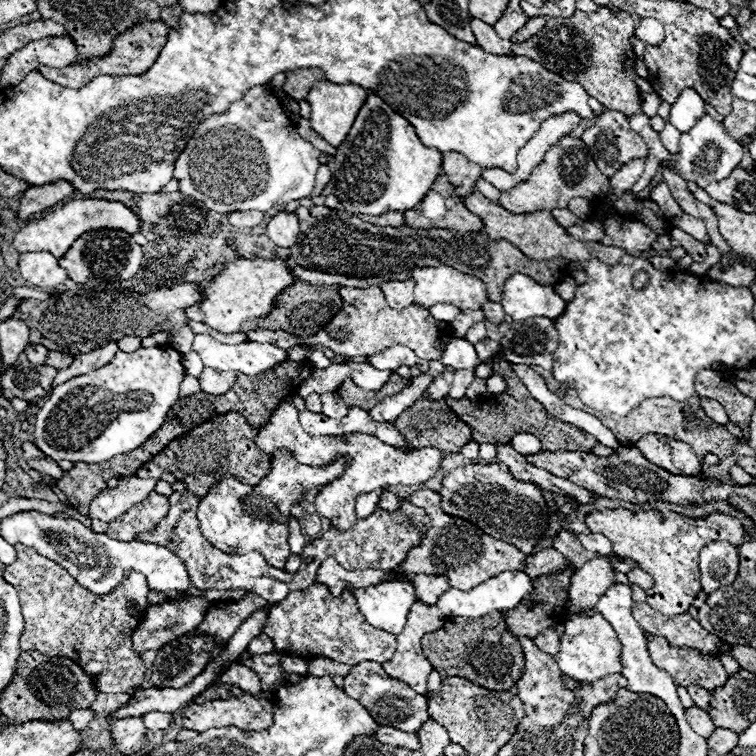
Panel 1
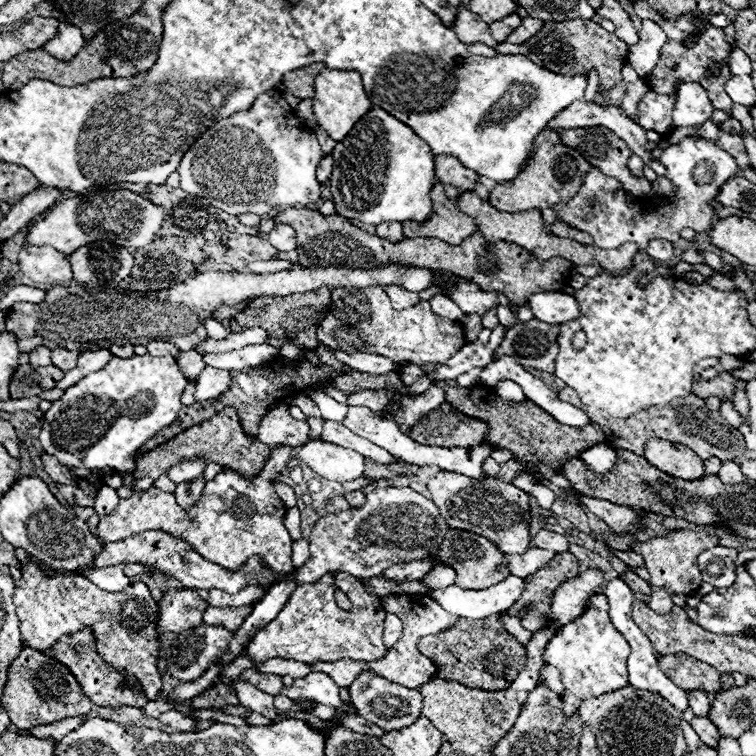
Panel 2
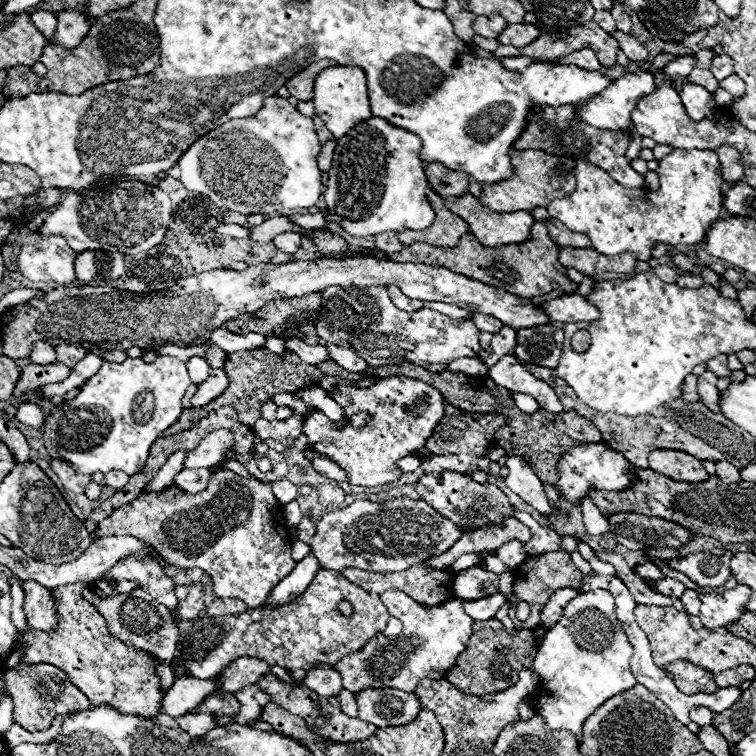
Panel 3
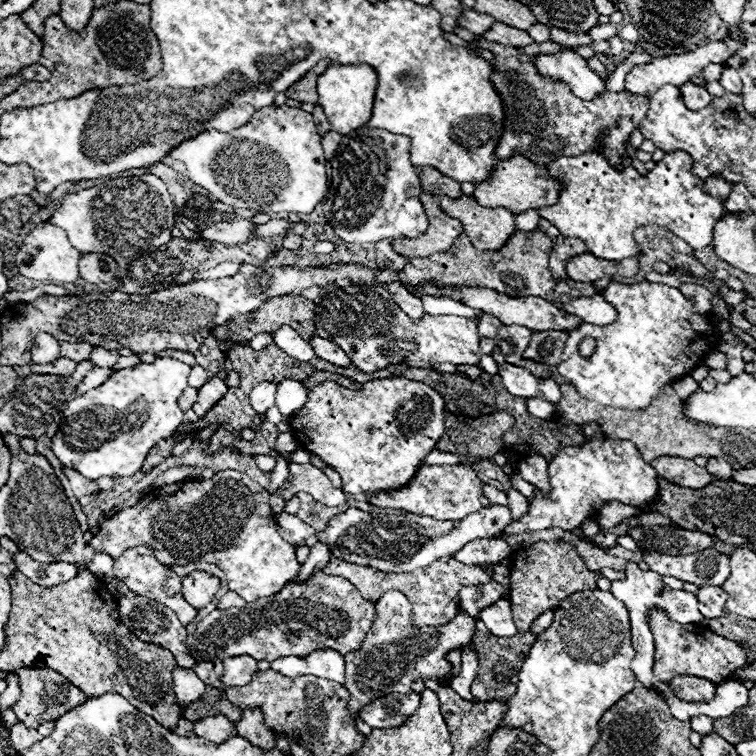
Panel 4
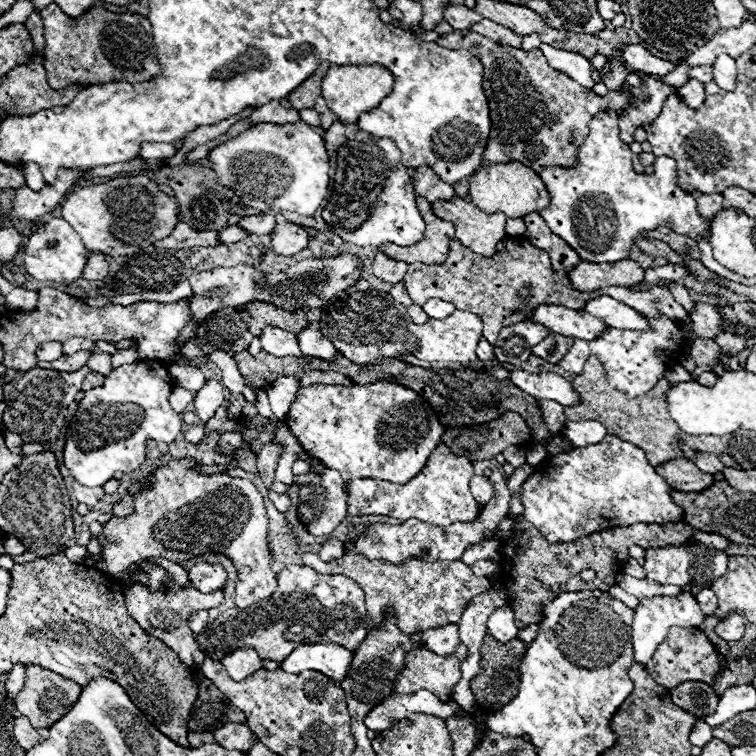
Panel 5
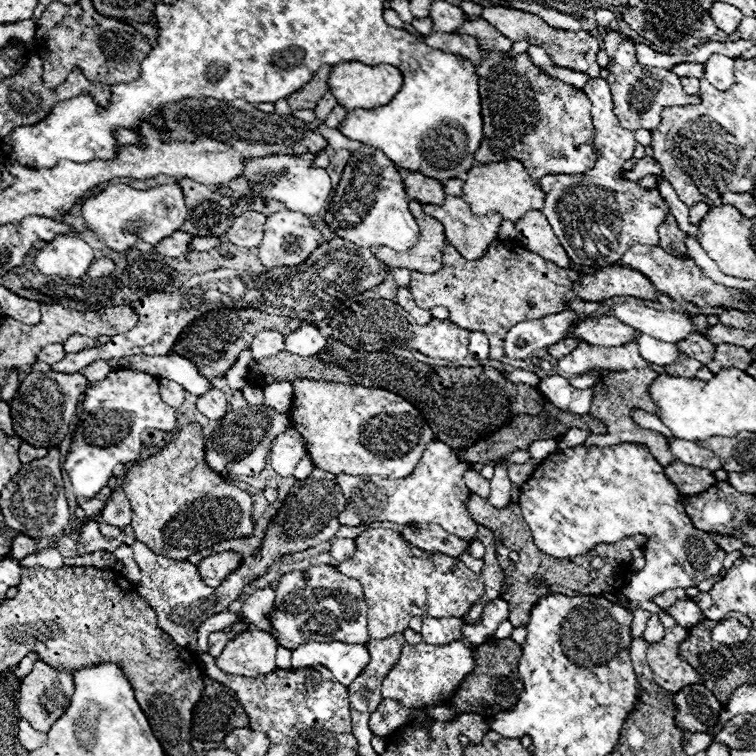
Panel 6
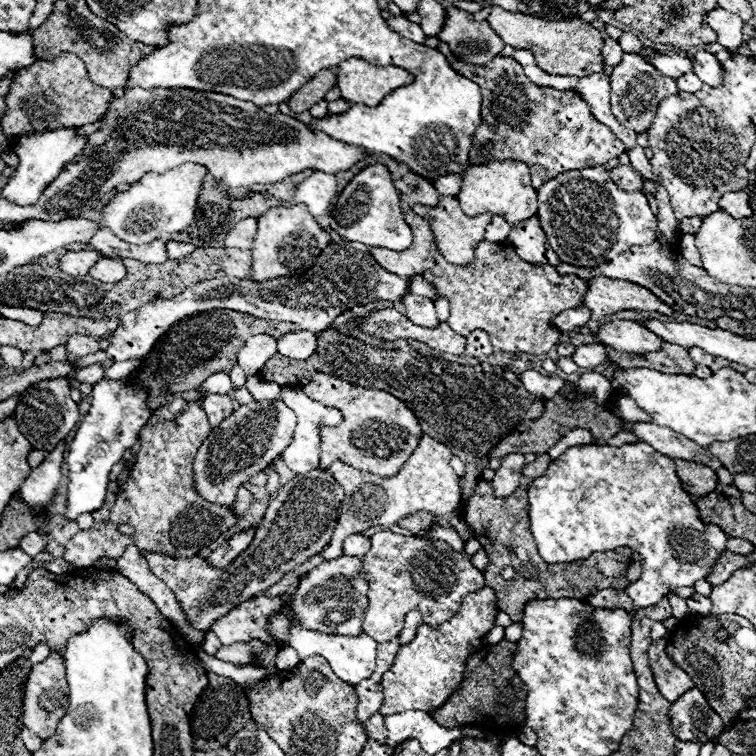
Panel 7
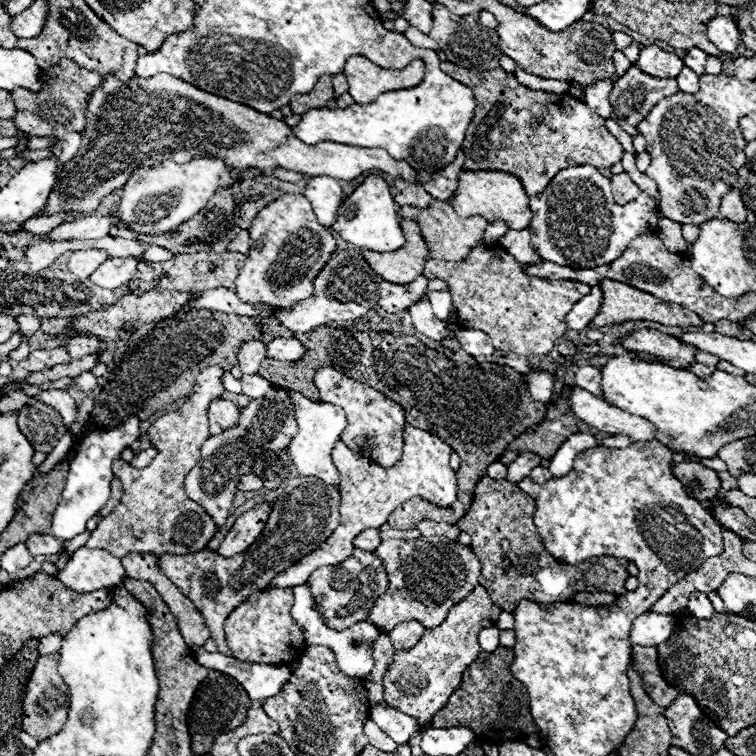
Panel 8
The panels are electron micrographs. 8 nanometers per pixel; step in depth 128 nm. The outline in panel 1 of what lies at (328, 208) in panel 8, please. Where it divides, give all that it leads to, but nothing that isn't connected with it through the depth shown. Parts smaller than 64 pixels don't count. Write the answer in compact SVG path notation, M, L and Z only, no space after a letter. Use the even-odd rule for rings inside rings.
M256 86L248 92L248 96L236 104L230 104L228 112L220 116L208 116L200 122L176 160L174 178L180 182L182 194L198 198L212 212L270 212L286 206L292 200L302 200L312 194L314 178L320 166L318 156L320 150L298 134L294 122L284 114L282 102L276 98L276 94L268 86Z

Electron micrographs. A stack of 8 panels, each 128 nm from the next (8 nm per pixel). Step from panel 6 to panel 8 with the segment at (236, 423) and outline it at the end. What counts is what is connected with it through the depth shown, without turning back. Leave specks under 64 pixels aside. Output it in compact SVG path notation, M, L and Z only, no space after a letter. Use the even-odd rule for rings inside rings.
M274 386L272 392L268 392L268 396L252 400L246 408L242 408L240 424L236 428L226 430L218 436L210 436L202 444L200 460L186 476L186 494L212 516L218 528L222 528L226 524L226 518L230 516L230 506L238 492L236 484L240 476L250 474L256 456L260 456L264 450L288 448L296 432L298 432L298 422L294 406L288 398L288 390Z

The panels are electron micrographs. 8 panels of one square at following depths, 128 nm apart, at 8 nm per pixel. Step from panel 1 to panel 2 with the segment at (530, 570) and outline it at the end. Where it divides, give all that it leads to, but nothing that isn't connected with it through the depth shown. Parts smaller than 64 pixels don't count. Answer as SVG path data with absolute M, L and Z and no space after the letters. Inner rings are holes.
M530 548L528 552L518 554L518 556L510 556L510 554L504 556L504 562L508 564L510 574L520 576L520 578L526 578L526 576L530 576L532 572L544 568L552 558L554 558L554 552L550 552L550 550Z

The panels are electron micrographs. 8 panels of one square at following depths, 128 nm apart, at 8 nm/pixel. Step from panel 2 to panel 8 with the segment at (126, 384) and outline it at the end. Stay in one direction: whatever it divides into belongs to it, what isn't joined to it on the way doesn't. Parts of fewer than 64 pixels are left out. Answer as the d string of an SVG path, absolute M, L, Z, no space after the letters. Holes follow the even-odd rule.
M130 416L120 428L114 428L110 432L108 430L90 430L82 438L82 442L76 450L76 456L70 460L70 470L66 476L62 498L52 516L52 536L62 538L62 540L72 540L74 536L86 532L88 518L98 514L98 510L110 498L110 482L114 478L112 462L116 458L120 458L120 452L124 446L138 440L138 428L140 428L140 420L136 416Z

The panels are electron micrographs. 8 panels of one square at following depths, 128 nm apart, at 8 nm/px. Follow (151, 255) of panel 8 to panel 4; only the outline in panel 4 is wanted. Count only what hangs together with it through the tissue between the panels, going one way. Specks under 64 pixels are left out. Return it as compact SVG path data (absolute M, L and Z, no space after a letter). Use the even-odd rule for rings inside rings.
M270 220L264 226L256 226L254 236L256 238L266 238L266 236L284 236L288 222L286 220Z

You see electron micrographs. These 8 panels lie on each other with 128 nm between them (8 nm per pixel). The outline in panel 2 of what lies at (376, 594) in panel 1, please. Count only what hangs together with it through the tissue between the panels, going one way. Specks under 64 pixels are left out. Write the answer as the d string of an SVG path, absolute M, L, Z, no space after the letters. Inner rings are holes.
M386 614L386 630L384 630L384 646L390 648L402 634L402 622L394 614Z

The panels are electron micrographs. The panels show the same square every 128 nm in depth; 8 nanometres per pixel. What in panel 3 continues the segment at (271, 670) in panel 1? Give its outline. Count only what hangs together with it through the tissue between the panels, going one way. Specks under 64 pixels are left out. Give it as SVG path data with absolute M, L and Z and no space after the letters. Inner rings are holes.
M258 686L242 688L240 692L236 692L236 698L242 704L242 708L240 708L240 712L238 712L238 716L236 716L234 722L236 724L244 724L244 726L260 720L264 706L270 702L268 694L262 692Z

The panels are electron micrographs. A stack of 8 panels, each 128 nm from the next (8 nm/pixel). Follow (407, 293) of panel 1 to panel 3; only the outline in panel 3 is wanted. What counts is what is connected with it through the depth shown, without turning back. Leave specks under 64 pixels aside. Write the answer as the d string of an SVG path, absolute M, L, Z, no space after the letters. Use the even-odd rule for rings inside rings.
M388 286L388 294L390 294L392 304L394 304L396 308L404 310L404 312L416 312L416 310L422 308L422 300L412 300L412 298L404 296L398 286Z

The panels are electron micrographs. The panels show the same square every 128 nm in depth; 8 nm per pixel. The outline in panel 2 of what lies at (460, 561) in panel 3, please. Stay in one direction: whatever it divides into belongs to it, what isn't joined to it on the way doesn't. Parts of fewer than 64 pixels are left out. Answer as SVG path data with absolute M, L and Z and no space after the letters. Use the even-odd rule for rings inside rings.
M436 566L422 580L426 586L430 586L430 590L440 590L454 584L454 578L456 578L456 570L452 566Z

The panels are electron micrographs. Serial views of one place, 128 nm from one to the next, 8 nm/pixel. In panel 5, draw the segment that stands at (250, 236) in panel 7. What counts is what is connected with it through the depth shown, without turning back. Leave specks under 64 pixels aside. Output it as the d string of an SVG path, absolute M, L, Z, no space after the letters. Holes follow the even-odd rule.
M258 214L258 216L244 216L238 220L238 226L250 232L250 236L260 236L260 234L270 234L274 228L276 220L272 214Z

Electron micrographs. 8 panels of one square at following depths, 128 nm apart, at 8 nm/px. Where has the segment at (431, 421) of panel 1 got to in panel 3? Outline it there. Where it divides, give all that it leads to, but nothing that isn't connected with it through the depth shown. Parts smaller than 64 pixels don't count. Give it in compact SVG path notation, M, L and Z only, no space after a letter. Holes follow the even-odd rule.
M450 404L444 406L444 418L436 426L434 434L428 438L426 448L432 454L472 454L472 456L486 456L488 448L494 444L494 434L500 426L506 424L506 418L502 414L468 414L460 408L454 408Z

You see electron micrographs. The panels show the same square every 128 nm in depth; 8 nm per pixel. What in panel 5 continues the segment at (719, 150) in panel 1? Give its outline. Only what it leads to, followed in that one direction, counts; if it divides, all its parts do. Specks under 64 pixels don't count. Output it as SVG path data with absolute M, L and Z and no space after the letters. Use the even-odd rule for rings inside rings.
M602 110L598 112L592 120L590 120L590 134L586 136L582 148L580 148L580 164L576 168L556 168L556 166L550 166L546 168L540 178L544 180L544 186L548 188L550 192L550 206L546 206L544 210L540 210L540 216L546 220L546 224L550 226L550 230L560 236L568 246L572 246L578 254L580 254L580 260L586 260L586 262L594 262L594 264L604 264L604 262L618 262L618 260L624 260L630 256L630 246L632 246L632 240L640 234L640 232L650 232L658 226L670 226L672 230L680 232L680 234L686 234L690 236L692 240L698 240L700 236L708 236L708 222L704 218L698 216L698 210L696 210L696 198L692 194L686 194L684 190L678 188L676 184L676 162L670 158L670 180L666 180L666 184L658 184L658 178L656 176L646 176L646 174L638 174L638 172L632 172L632 152L628 148L628 144L624 144L620 140L620 130L618 130L618 114L614 110Z

